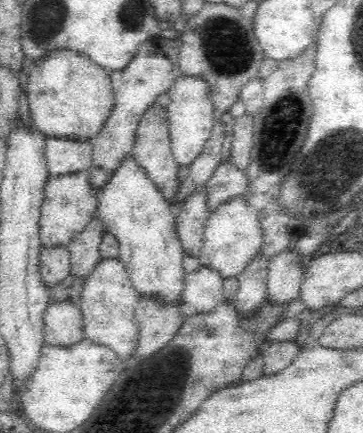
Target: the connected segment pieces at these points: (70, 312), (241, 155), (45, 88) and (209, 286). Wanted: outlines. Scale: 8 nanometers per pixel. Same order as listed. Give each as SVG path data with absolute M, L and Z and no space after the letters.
M50 300L42 314L43 340L53 345L69 345L84 339L81 312L77 302Z
M251 115L234 117L232 121L232 140L230 140L230 155L227 163L236 170L244 170L251 157L253 145L253 122Z
M52 53L42 62L31 65L26 90L30 118L37 132L45 139L54 138L77 143L89 142L102 132L102 128L114 110L114 89L109 81L109 73L74 53Z
M204 267L187 274L187 284L184 290L185 305L192 313L208 313L217 305L222 304L223 279L212 270Z

